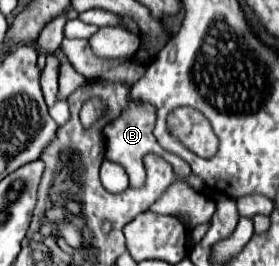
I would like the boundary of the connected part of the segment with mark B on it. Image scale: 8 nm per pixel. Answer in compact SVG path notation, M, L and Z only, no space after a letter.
M127 99L127 107L121 111L119 119L107 123L103 127L103 137L105 137L105 159L113 161L113 163L121 163L121 167L127 171L129 175L129 183L131 187L141 187L145 185L145 167L143 167L143 157L147 153L155 153L159 157L163 157L167 163L171 163L173 173L177 177L189 177L191 175L191 167L179 159L173 153L167 153L157 139L153 137L153 125L155 125L155 109L149 103L137 103L133 99Z

